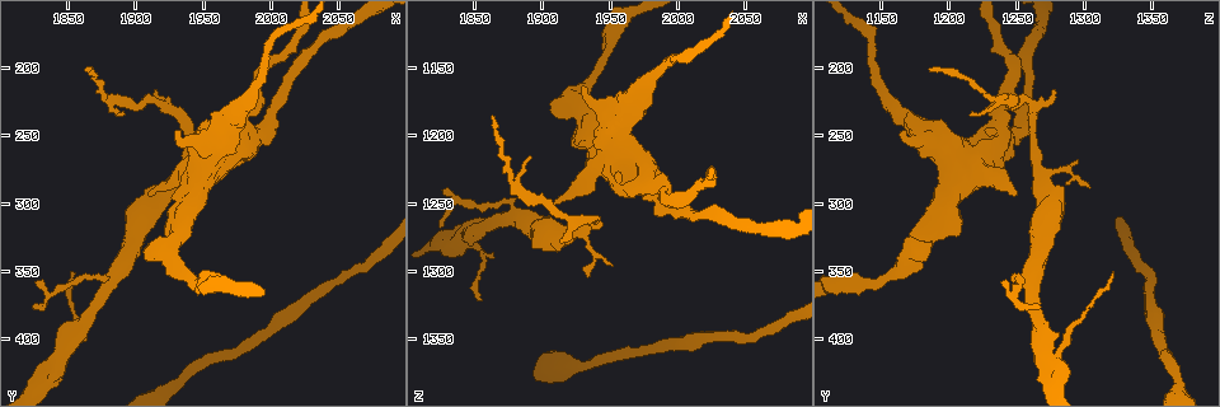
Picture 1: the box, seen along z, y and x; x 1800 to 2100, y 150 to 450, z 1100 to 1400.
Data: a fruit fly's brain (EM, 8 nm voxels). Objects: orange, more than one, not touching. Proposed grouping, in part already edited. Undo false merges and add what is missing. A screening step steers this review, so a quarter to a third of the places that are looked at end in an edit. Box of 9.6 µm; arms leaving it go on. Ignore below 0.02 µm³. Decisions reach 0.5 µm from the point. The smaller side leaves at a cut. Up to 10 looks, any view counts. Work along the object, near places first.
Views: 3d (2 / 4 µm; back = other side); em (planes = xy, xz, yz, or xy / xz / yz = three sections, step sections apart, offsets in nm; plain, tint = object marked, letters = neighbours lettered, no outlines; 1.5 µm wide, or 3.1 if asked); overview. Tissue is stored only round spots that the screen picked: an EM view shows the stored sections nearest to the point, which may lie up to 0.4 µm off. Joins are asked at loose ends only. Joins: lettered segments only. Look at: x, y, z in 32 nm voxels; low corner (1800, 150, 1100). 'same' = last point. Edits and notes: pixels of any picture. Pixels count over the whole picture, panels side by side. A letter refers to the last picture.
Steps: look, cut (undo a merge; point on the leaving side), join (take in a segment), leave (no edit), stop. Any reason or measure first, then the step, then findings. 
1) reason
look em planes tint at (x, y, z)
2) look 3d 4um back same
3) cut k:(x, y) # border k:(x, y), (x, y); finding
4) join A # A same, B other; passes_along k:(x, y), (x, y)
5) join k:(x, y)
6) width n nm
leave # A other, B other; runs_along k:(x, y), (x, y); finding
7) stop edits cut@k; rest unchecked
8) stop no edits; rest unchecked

thin end
look 3d 4um at (1950, 270, 1294)

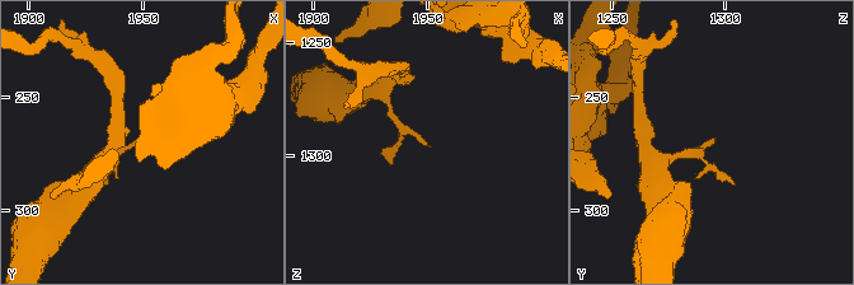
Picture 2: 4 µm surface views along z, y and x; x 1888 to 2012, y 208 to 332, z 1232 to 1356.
look em xz step 8 letters at (1952, 268, 1297)

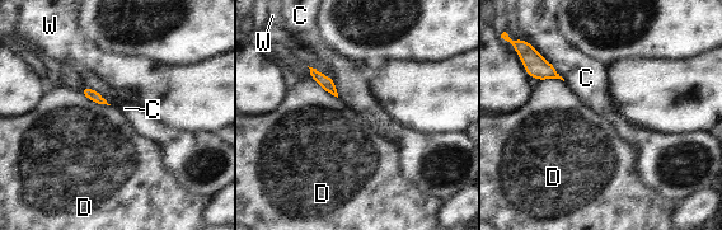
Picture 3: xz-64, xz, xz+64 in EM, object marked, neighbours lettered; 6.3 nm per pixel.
look em planes letters same

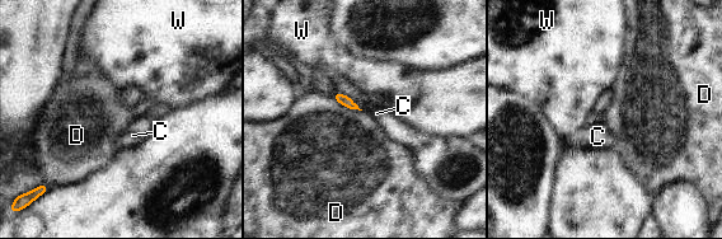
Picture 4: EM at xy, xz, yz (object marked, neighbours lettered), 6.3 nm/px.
leave # C other, D other, W other; border 4:(332, 97), (343, 106), (361, 111); no lettered segment goes on from it

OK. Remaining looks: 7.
branch stops here
look em xy step 8 plain at (1916, 216, 1274)

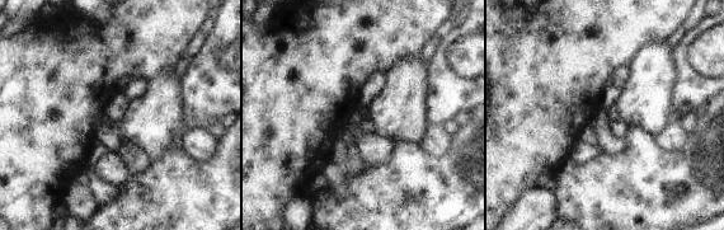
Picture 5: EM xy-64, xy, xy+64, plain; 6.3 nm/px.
where the object lies
look em xy step 8 tint same

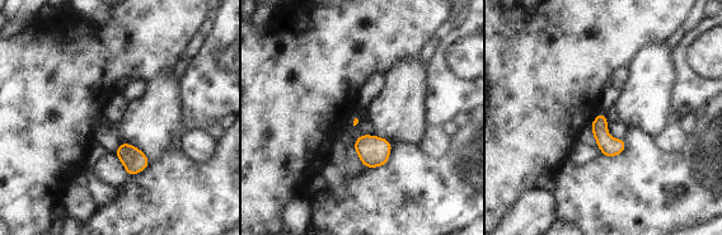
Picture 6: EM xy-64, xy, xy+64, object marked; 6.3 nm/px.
see the neighbours
look em xy step 8 letters same

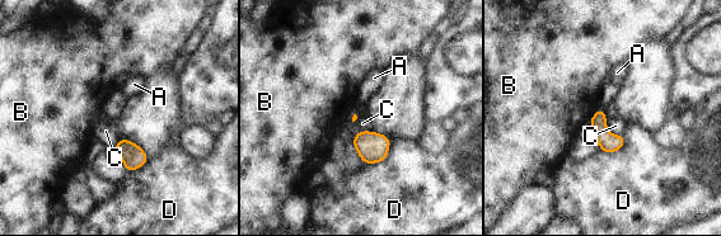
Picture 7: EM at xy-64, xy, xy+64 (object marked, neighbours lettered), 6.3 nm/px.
leave # A other, B other, C other, D other; border 7:(607, 118), (607, 128), (621, 135); no lettered segment goes on from it

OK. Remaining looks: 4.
tapers out
look 3d 2um at (1826, 356, 1240)

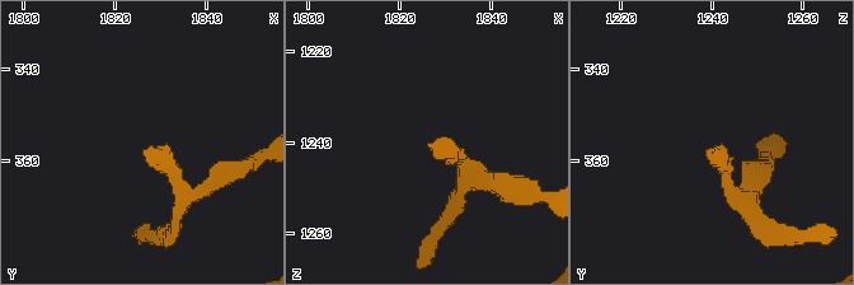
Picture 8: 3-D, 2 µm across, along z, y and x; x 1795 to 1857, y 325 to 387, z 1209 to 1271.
look em planes letters at (1826, 358, 1241)

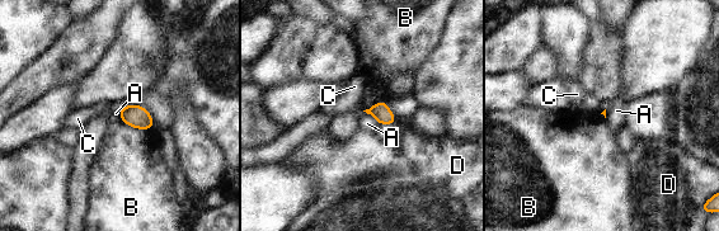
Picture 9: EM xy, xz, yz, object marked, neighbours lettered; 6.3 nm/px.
longest_contact B 240 nm
leave # A other, B other, C other, D other; no lettered segment goes on from it

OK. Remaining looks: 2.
stop no edits; rest unchecked

